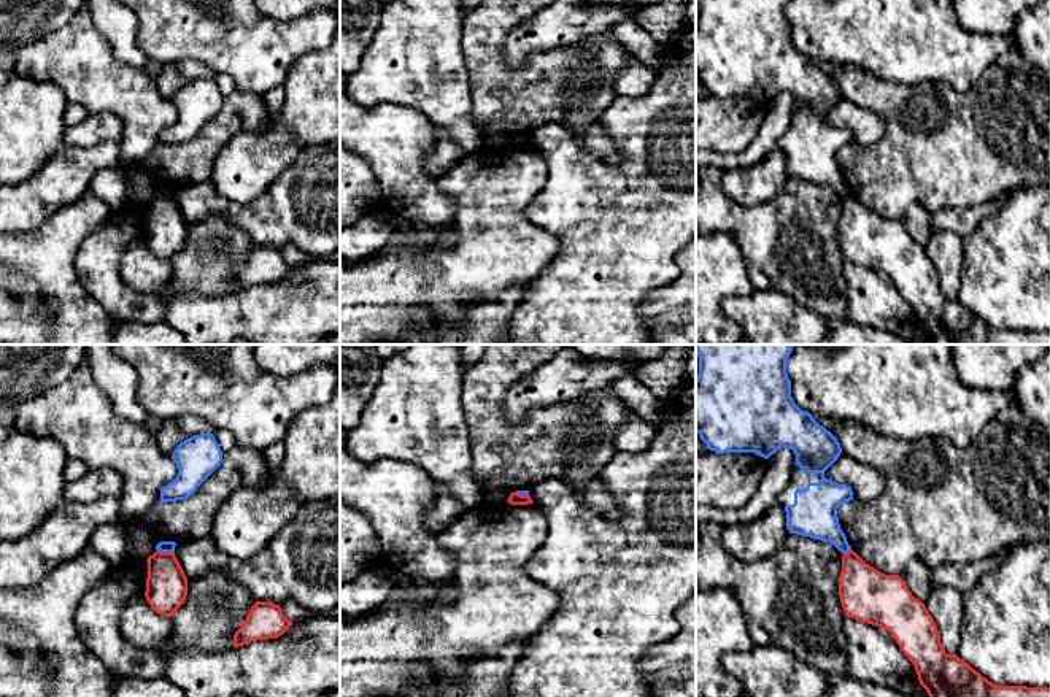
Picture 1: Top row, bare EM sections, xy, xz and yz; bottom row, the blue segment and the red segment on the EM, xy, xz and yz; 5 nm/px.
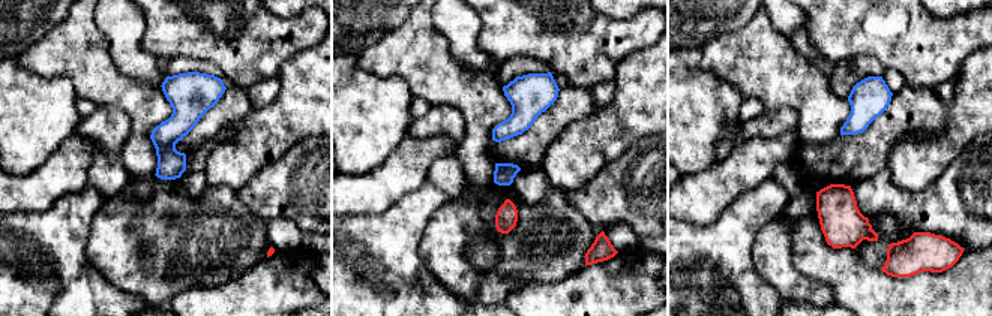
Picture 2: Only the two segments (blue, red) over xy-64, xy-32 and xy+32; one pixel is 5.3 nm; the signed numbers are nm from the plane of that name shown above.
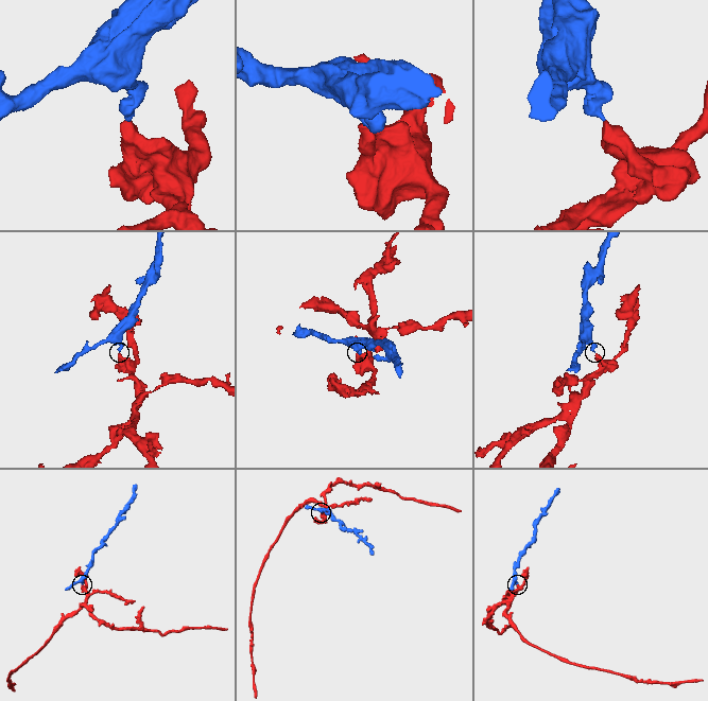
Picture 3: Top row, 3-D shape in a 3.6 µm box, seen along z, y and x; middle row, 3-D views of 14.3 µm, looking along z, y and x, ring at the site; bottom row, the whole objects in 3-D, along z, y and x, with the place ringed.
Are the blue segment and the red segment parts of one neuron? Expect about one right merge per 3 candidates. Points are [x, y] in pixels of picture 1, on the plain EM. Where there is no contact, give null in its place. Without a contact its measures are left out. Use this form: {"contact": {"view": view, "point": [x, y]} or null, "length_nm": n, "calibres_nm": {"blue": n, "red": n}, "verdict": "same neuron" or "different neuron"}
{"contact": {"view": "xy", "point": [165, 196]}, "length_nm": 90, "calibres_nm": {"blue": 60, "red": 200}, "verdict": "different neuron"}

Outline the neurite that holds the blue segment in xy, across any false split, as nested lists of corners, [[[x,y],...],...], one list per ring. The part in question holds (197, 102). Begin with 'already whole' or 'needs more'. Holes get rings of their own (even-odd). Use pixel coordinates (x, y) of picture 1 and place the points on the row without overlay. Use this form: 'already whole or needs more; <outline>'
already whole; [[[200,78],[181,86],[172,103],[178,119],[160,133],[160,148],[189,143],[221,110],[222,95],[213,78]]]

